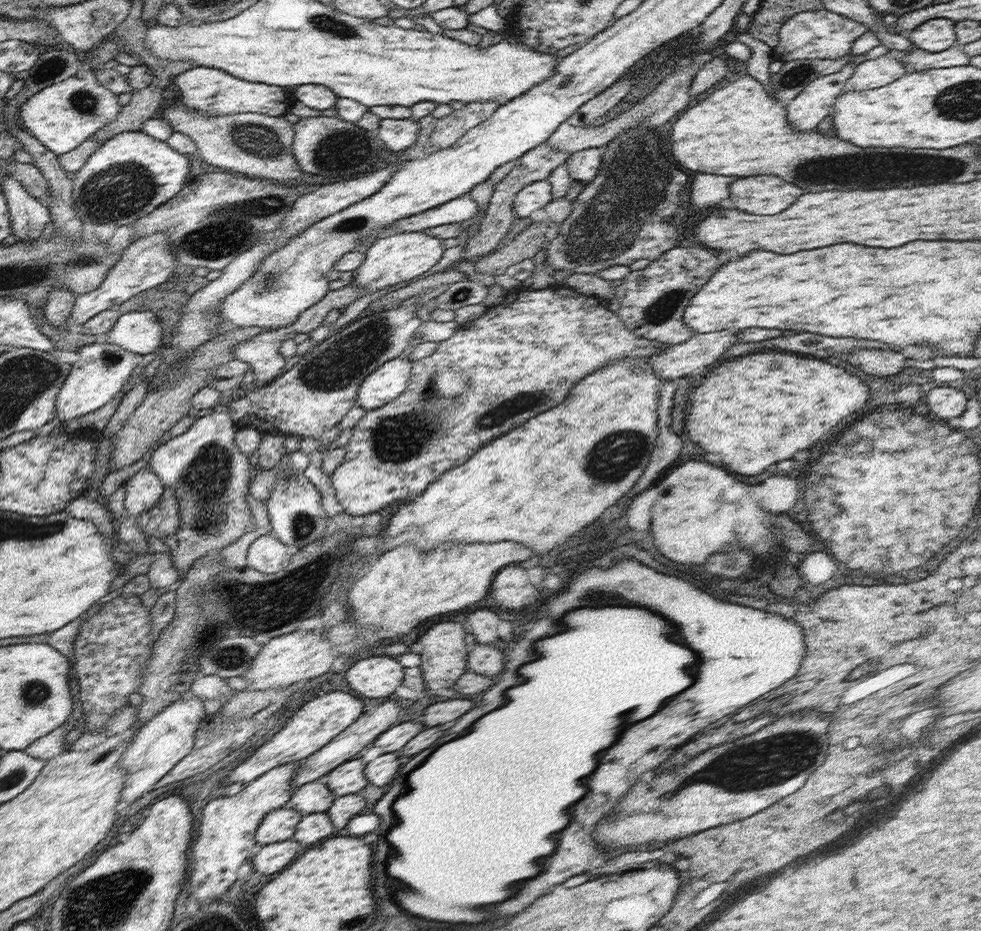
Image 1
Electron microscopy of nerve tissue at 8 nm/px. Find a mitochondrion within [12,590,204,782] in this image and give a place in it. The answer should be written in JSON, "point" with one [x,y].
{"point":[34,692]}

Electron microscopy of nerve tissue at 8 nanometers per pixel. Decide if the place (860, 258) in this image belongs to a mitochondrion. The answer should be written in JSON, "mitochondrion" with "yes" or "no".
{"mitochondrion":"no"}

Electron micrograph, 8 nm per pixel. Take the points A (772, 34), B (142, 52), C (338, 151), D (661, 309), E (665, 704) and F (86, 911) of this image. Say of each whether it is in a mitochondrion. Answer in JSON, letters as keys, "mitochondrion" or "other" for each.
{"A":"other","B":"other","C":"mitochondrion","D":"mitochondrion","E":"other","F":"mitochondrion"}

